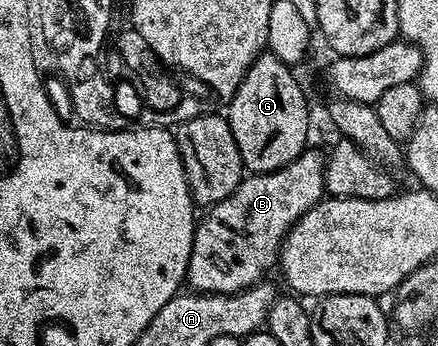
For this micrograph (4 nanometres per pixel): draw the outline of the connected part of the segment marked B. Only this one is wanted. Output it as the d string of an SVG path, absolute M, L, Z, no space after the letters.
M308 147L301 155L297 155L297 159L293 159L293 163L277 171L244 176L230 195L214 202L210 206L211 210L198 218L187 264L186 284L197 293L239 293L264 280L268 276L267 272L276 268L279 249L288 231L295 226L297 219L301 219L301 215L305 215L305 211L324 200L326 166L326 156L322 152L319 154L314 147Z

